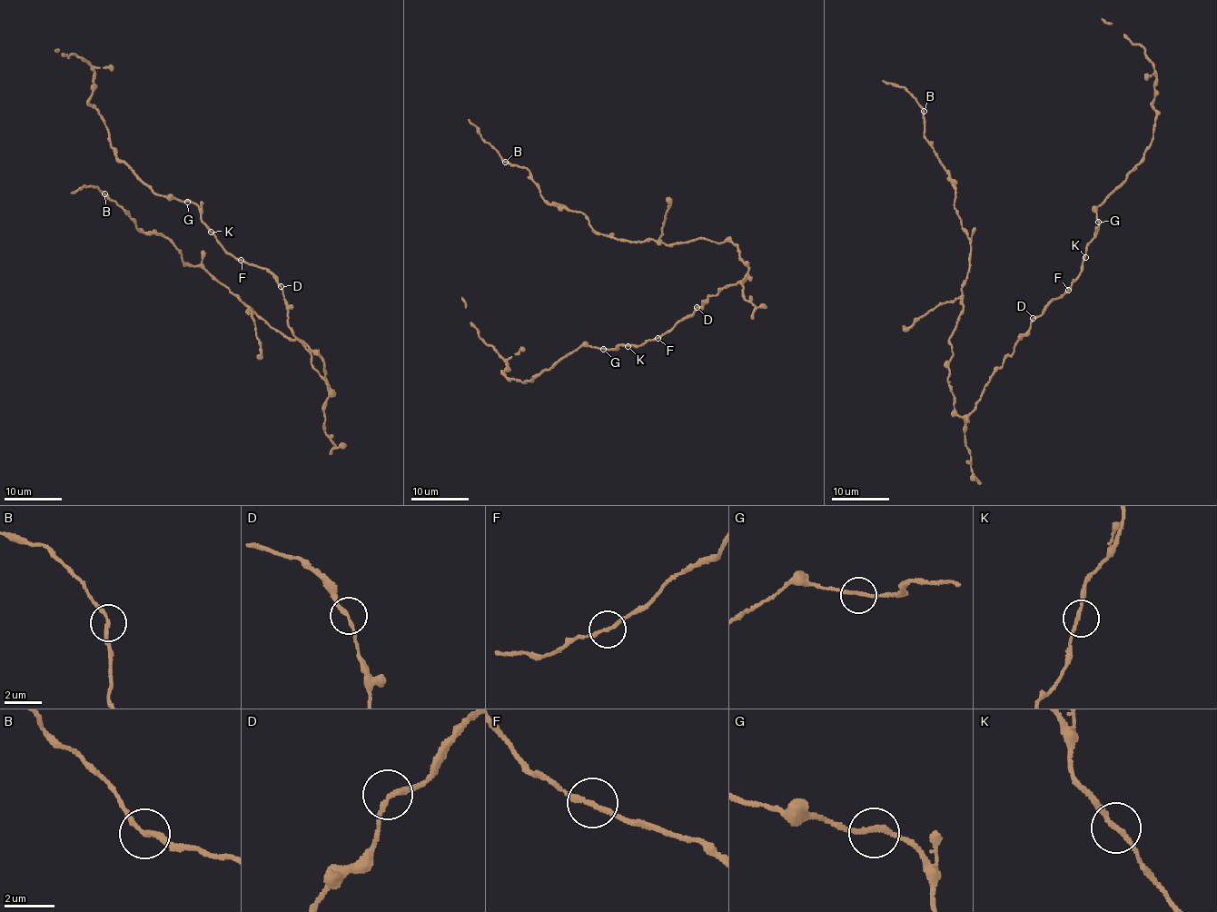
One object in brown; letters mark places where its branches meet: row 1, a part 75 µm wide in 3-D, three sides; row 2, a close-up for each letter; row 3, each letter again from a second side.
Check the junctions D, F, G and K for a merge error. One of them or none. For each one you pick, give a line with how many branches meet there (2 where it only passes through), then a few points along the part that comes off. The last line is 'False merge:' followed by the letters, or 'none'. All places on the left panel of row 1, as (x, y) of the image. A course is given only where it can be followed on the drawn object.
False merge: none

